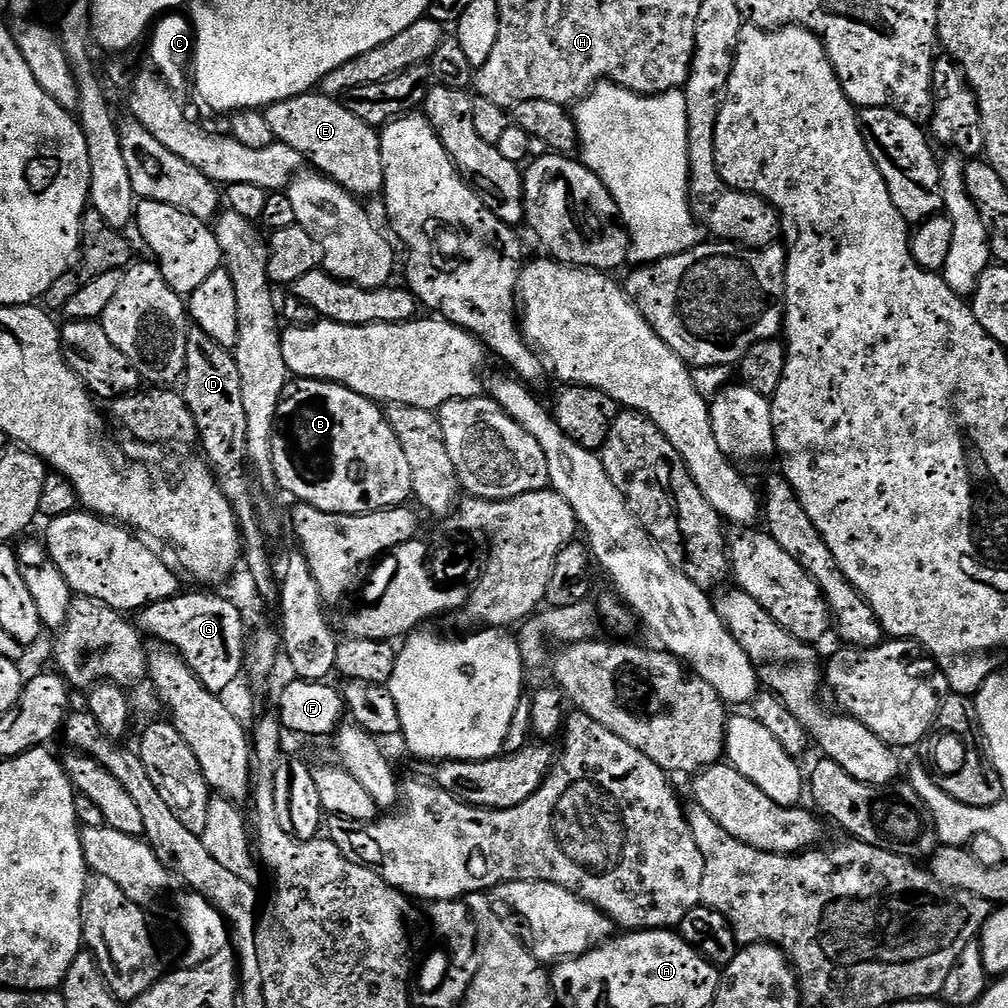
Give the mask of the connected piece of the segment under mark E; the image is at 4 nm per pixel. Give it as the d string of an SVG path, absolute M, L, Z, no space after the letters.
M305 94L269 104L263 109L263 113L266 118L266 126L274 130L279 143L298 150L298 154L307 158L315 171L327 176L335 184L351 192L353 196L365 198L364 196L372 196L375 192L377 195L383 189L384 167L380 149L380 132L366 122L362 122L362 118L350 114L350 110L346 110L346 106L339 99L323 94Z

